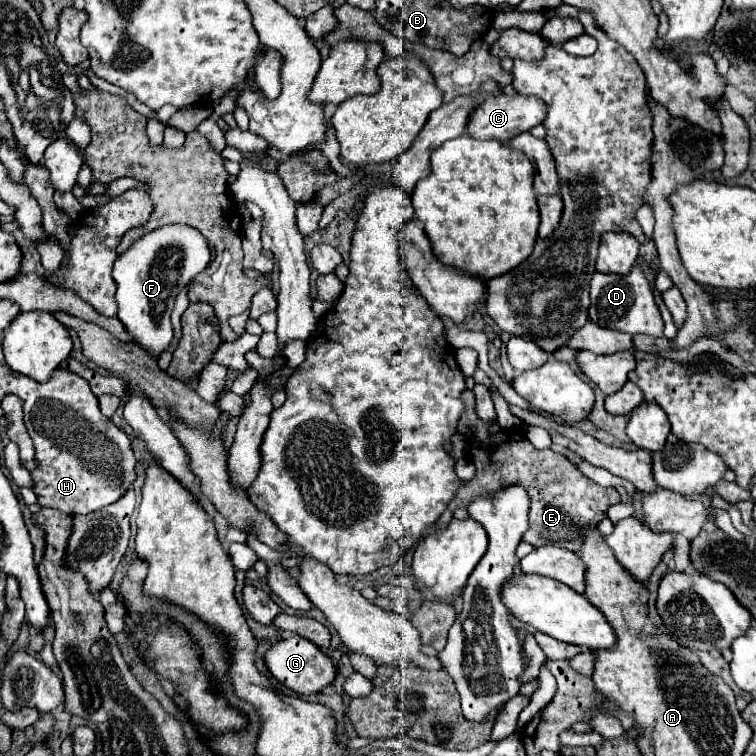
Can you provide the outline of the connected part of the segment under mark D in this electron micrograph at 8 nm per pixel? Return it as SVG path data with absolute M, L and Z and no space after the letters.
M634 265L628 275L596 273L590 283L590 299L592 299L592 303L590 303L592 323L606 327L606 329L630 333L630 335L644 333L650 337L662 337L664 321L662 321L662 315L654 303L652 287L638 265Z

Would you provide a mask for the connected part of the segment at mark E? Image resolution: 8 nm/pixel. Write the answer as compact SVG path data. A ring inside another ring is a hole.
M464 389L462 399L464 415L460 415L458 431L468 443L470 459L476 465L476 475L472 481L466 481L464 487L460 487L456 499L448 505L448 509L454 511L458 507L468 507L476 493L488 485L492 487L504 483L522 483L528 489L532 501L528 531L524 533L522 541L530 543L532 547L556 545L578 553L586 529L596 527L606 517L606 509L614 503L620 503L618 491L614 487L602 487L586 479L564 455L554 453L552 449L538 451L520 431L500 431L492 435L490 421L482 421L474 415L474 395L470 389Z

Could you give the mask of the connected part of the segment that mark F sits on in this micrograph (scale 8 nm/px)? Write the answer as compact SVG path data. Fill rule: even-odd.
M170 223L158 231L150 231L134 241L122 255L118 255L112 277L116 281L116 301L118 319L124 323L126 331L158 359L172 343L174 331L170 323L170 313L174 309L174 299L184 289L192 277L204 271L210 263L210 247L194 227L184 227L182 223Z

